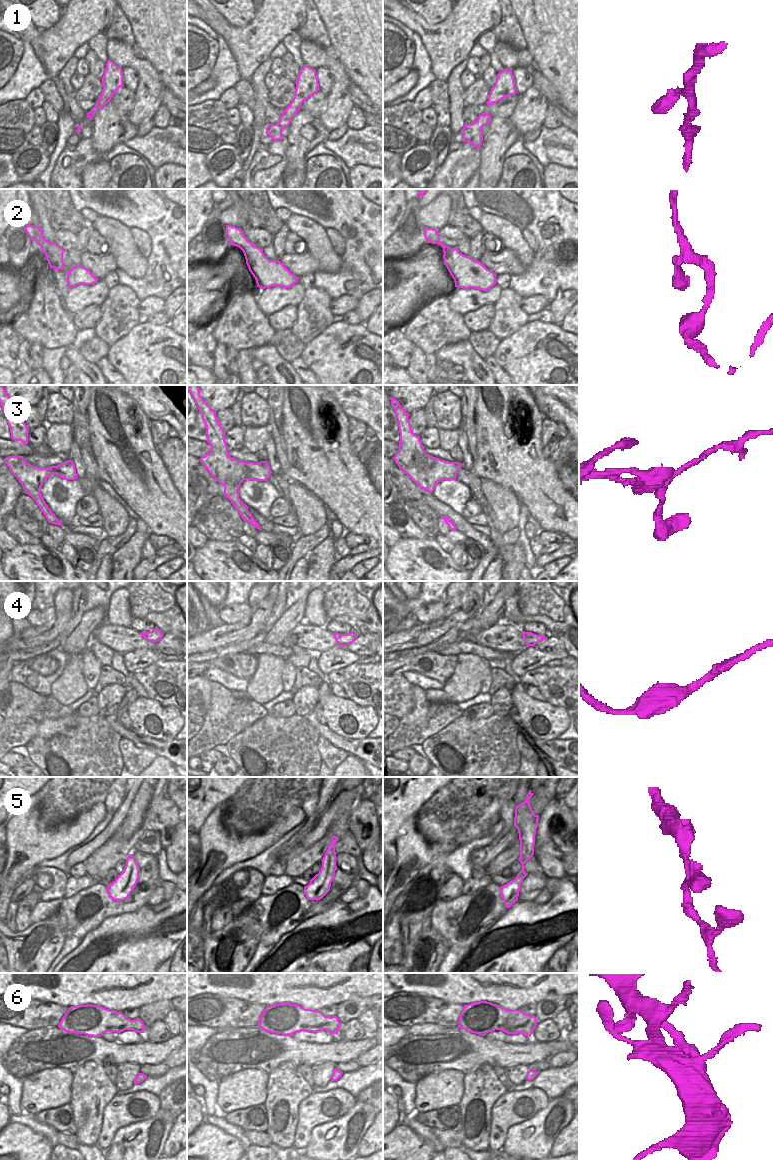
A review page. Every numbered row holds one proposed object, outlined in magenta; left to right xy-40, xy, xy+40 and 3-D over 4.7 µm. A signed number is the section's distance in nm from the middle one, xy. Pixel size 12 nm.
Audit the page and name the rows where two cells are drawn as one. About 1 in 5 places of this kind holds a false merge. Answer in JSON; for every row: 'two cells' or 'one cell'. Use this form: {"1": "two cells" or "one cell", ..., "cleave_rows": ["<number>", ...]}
{"1": "one cell", "2": "one cell", "3": "one cell", "4": "one cell", "5": "one cell", "6": "one cell", "cleave_rows": []}

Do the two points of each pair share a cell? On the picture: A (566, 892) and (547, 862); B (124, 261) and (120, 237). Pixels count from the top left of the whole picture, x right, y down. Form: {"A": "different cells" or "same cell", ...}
{"A": "different cells", "B": "same cell"}

